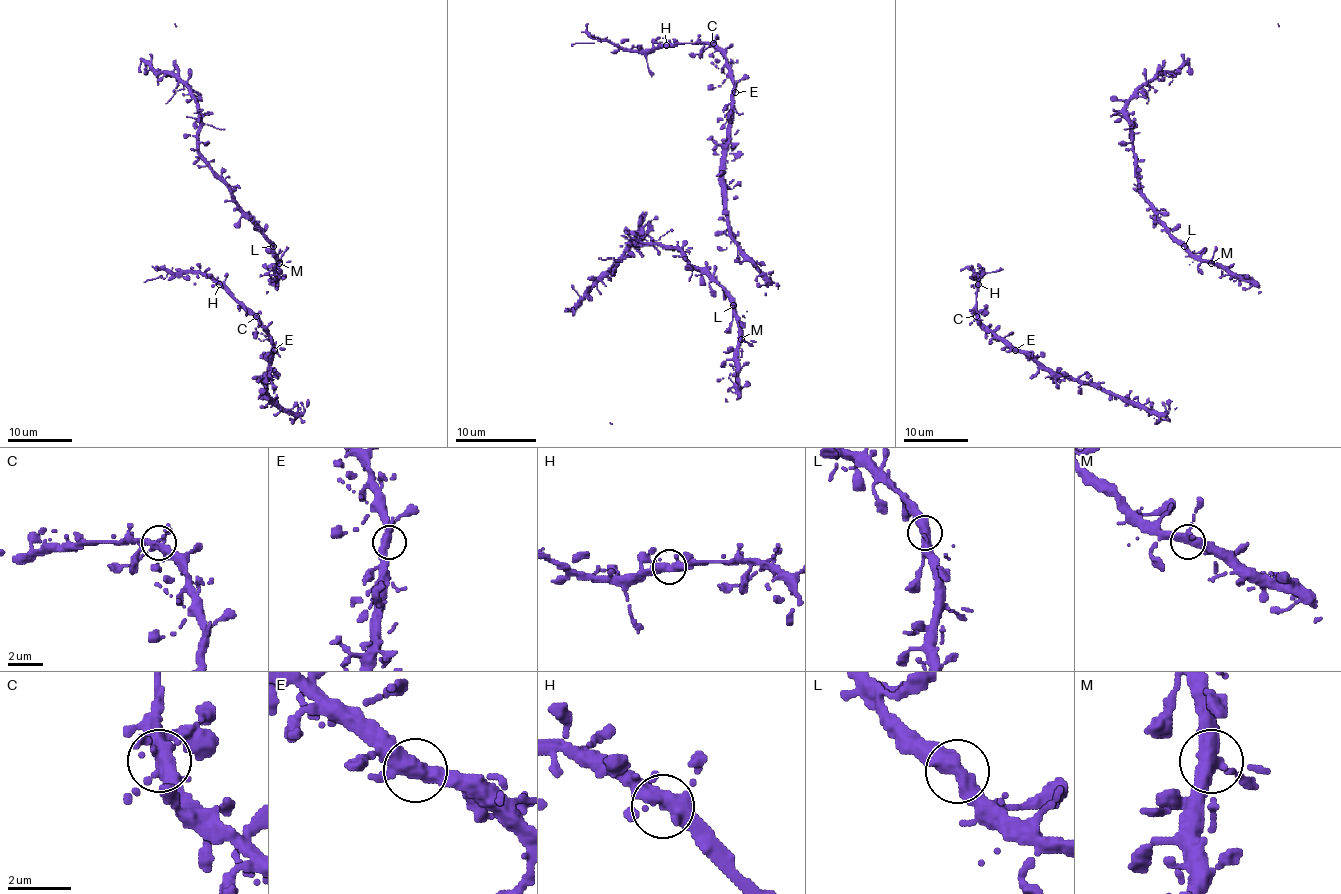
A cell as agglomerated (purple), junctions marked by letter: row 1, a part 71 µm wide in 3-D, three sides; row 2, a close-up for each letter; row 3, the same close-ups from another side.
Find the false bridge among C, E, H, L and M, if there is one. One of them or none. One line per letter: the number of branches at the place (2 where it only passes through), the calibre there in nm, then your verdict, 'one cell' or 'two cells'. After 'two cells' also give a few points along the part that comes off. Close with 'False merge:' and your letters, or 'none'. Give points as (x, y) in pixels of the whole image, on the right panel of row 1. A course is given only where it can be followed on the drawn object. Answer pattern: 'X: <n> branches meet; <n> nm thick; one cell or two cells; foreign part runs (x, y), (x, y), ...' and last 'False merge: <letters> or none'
C: 4 branches meet; 360 nm thick; one cell
E: 3 branches meet; 360 nm thick; one cell
H: 2 branches meet; 480 nm thick; one cell
L: 2 branches meet; 460 nm thick; one cell
M: 3 branches meet; 360 nm thick; one cell
False merge: none

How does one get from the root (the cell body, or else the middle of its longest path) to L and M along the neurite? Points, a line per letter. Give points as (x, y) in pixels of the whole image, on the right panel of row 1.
L: (1202, 274), (1200, 261), (1184, 245)
M: (1202, 274), (1198, 265), (1202, 261), (1211, 263)

